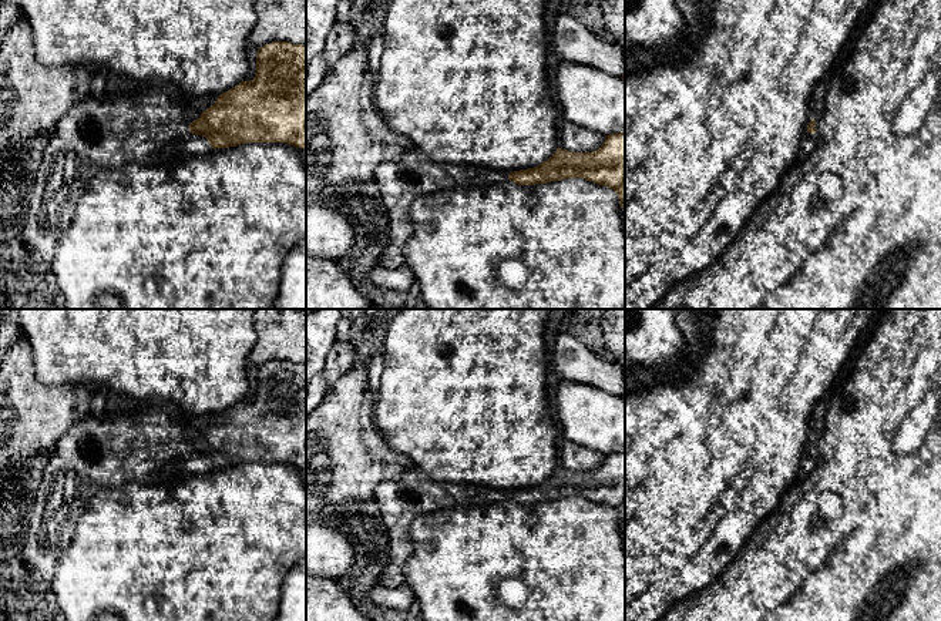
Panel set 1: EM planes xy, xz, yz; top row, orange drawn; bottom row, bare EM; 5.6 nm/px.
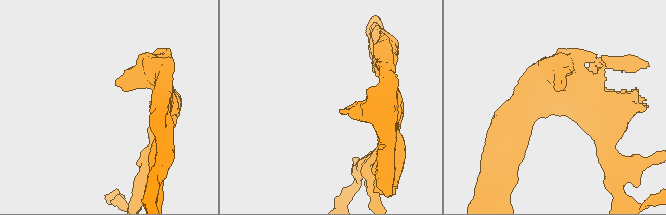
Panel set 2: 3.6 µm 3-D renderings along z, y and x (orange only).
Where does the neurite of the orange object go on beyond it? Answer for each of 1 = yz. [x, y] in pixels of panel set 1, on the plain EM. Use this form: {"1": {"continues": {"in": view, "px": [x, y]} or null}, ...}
{"1": {"continues": null}}

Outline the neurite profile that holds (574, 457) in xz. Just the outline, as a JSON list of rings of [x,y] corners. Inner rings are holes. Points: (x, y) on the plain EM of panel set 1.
[[[565,442],[559,449],[559,467],[569,471],[591,471],[598,469],[605,456],[577,443]]]

